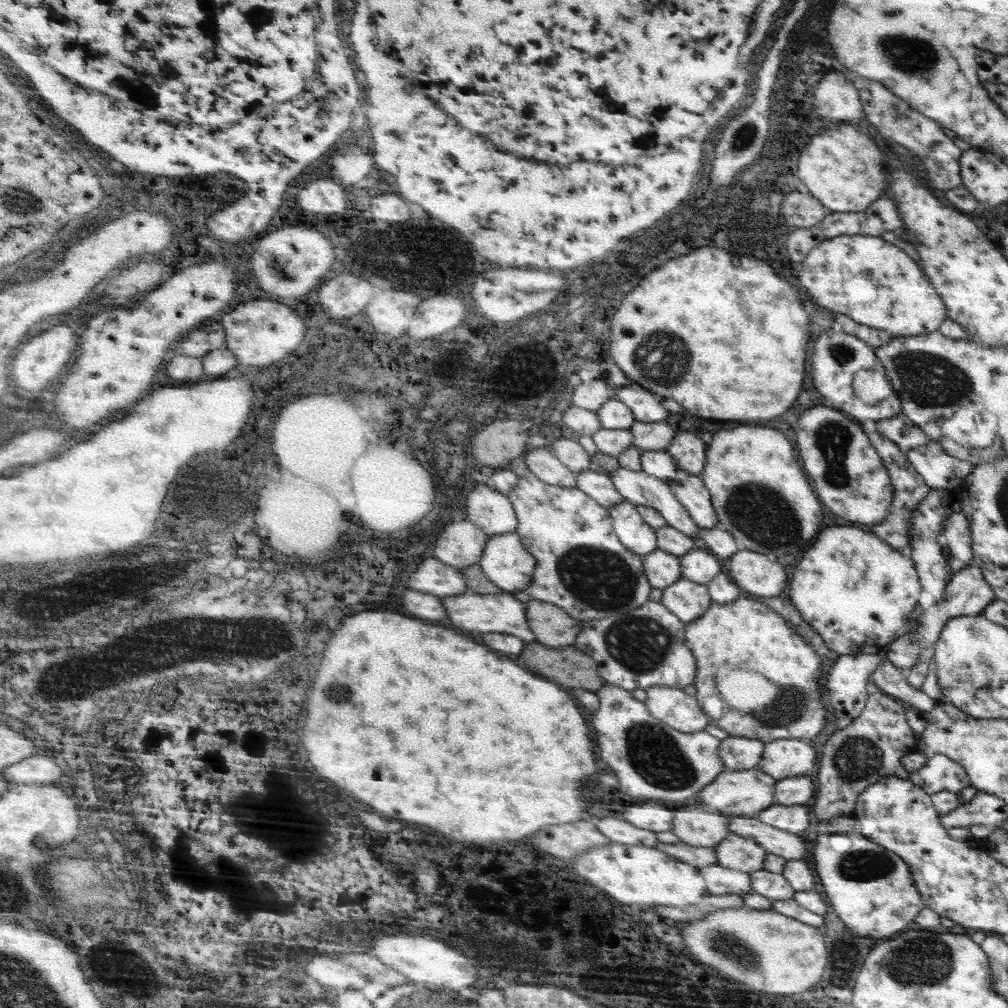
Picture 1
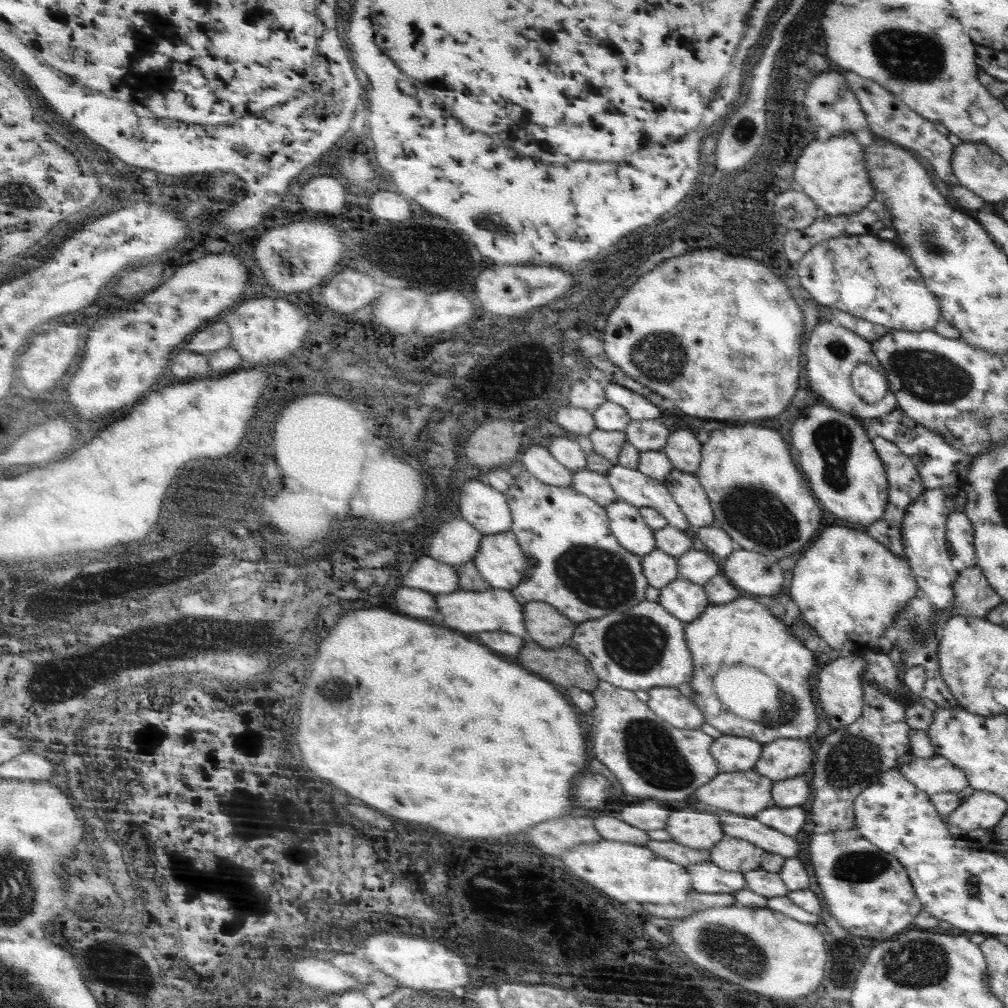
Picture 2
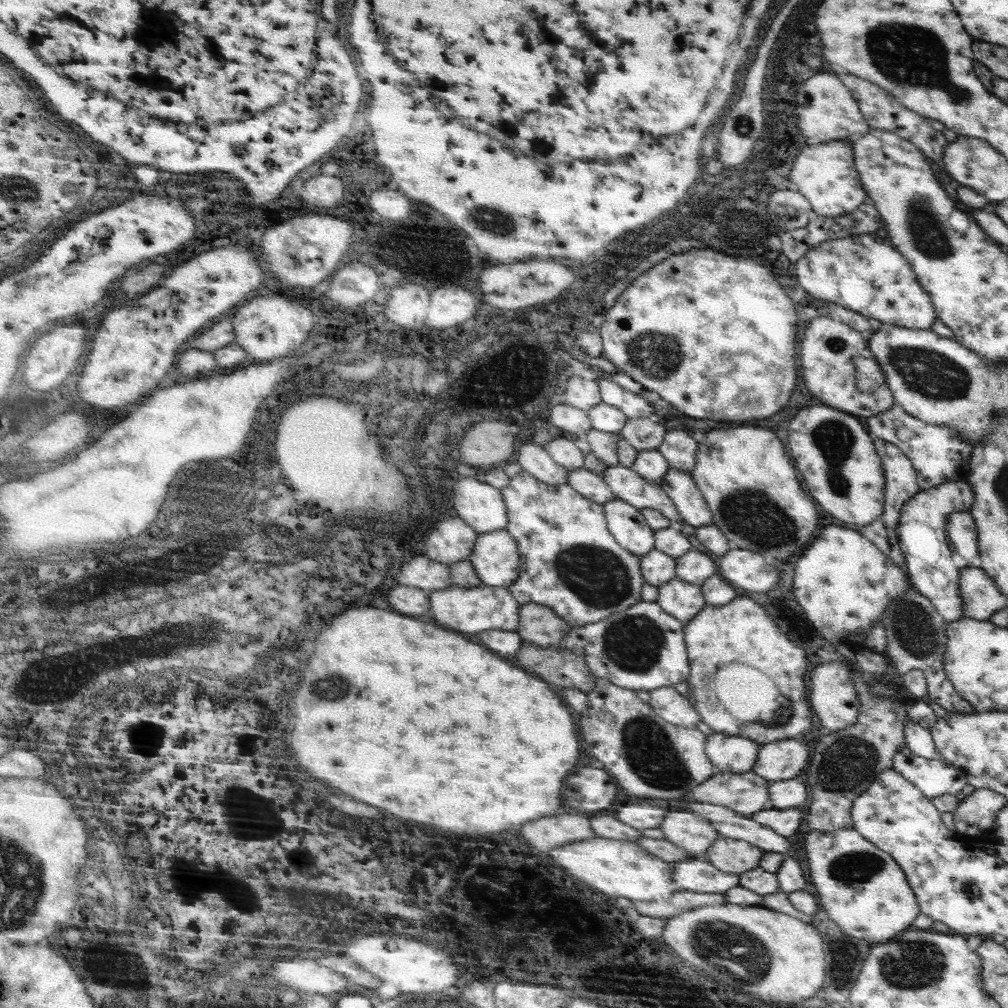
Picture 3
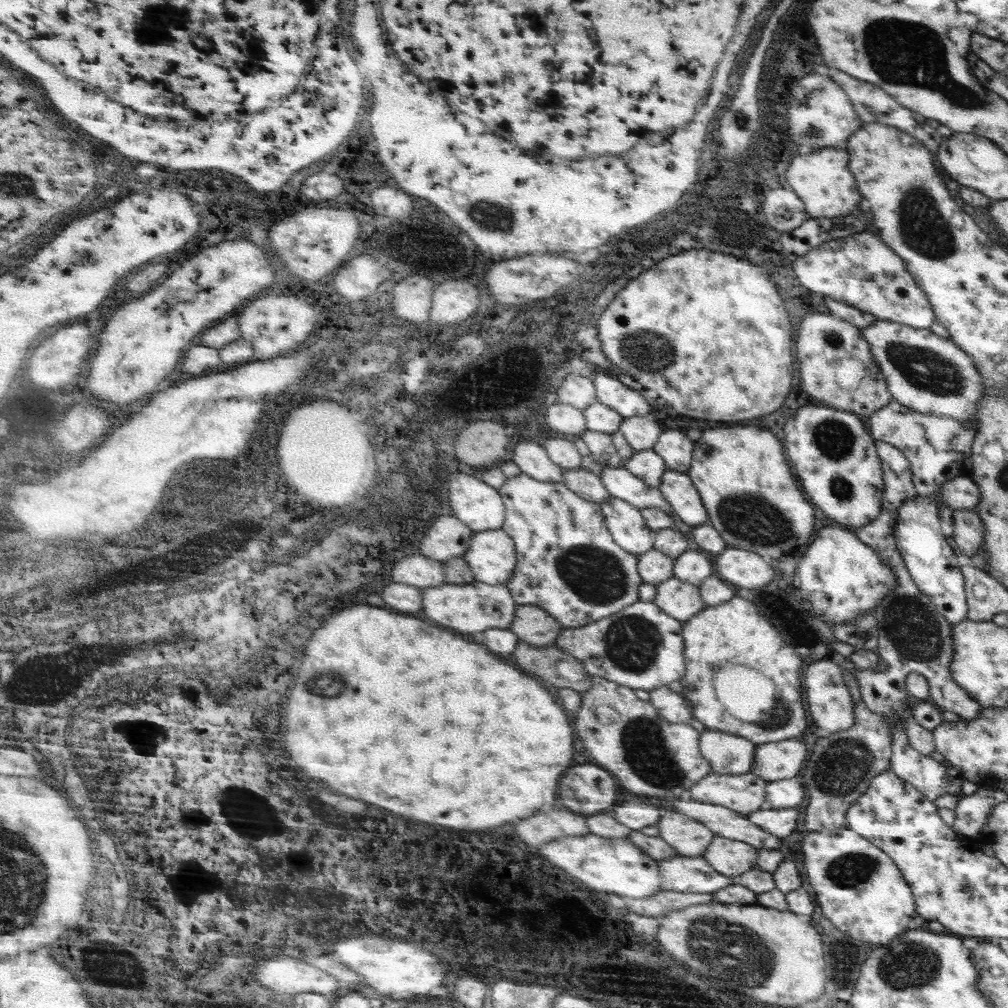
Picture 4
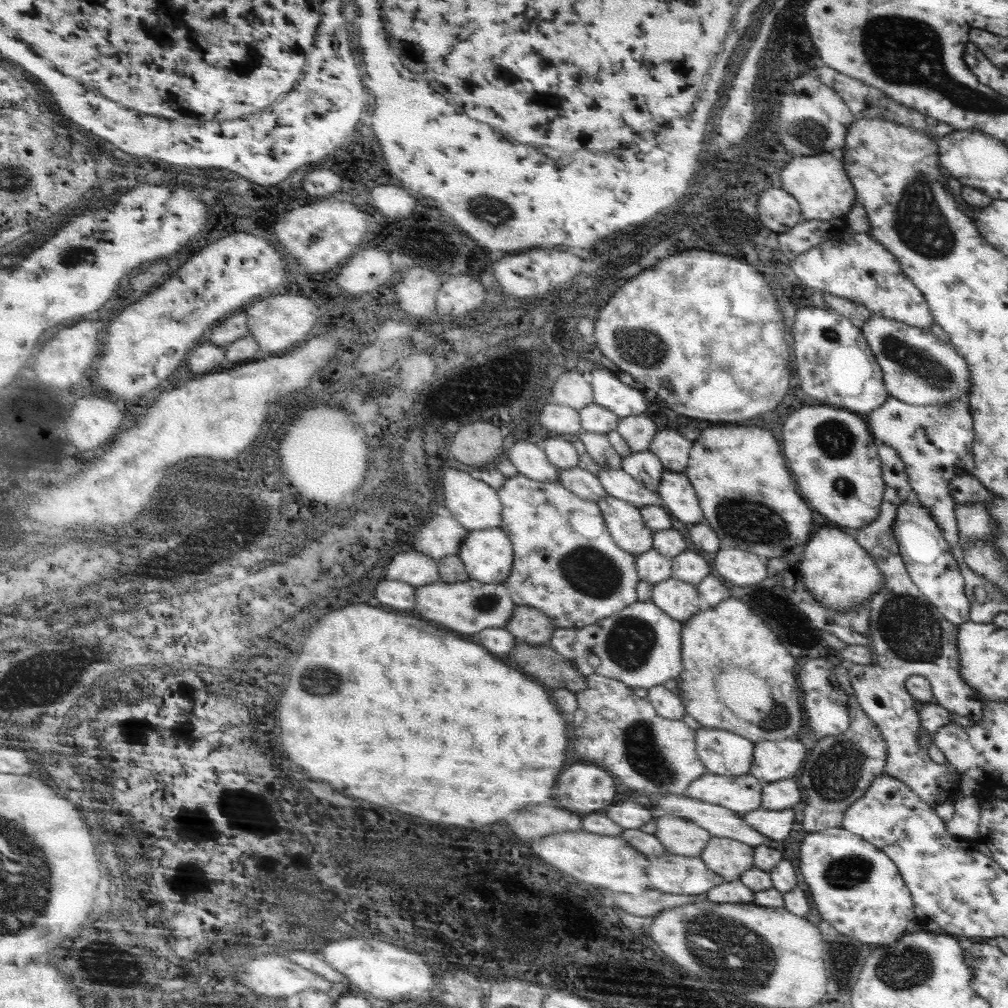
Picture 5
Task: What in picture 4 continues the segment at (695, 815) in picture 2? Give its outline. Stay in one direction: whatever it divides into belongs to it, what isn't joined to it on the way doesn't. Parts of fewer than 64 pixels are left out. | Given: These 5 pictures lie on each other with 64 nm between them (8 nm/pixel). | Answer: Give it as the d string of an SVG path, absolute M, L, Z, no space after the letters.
M663 812L657 820L659 838L665 840L677 856L683 858L699 858L705 854L705 848L713 840L713 832L697 820L677 814L677 812Z

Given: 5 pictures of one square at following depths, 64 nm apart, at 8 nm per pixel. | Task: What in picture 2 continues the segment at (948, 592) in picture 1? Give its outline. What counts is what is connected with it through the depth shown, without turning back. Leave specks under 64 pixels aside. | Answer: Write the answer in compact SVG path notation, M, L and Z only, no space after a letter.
M965 568L957 572L953 580L953 594L955 600L951 604L953 616L971 616L971 618L985 618L989 610L999 604L1005 604L987 584L987 578L979 568Z

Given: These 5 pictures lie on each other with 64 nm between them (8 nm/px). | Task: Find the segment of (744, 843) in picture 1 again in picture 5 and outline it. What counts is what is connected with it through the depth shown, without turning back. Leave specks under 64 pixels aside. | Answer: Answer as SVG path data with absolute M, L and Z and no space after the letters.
M711 836L699 858L725 882L735 882L745 870L753 868L753 850L737 840Z

